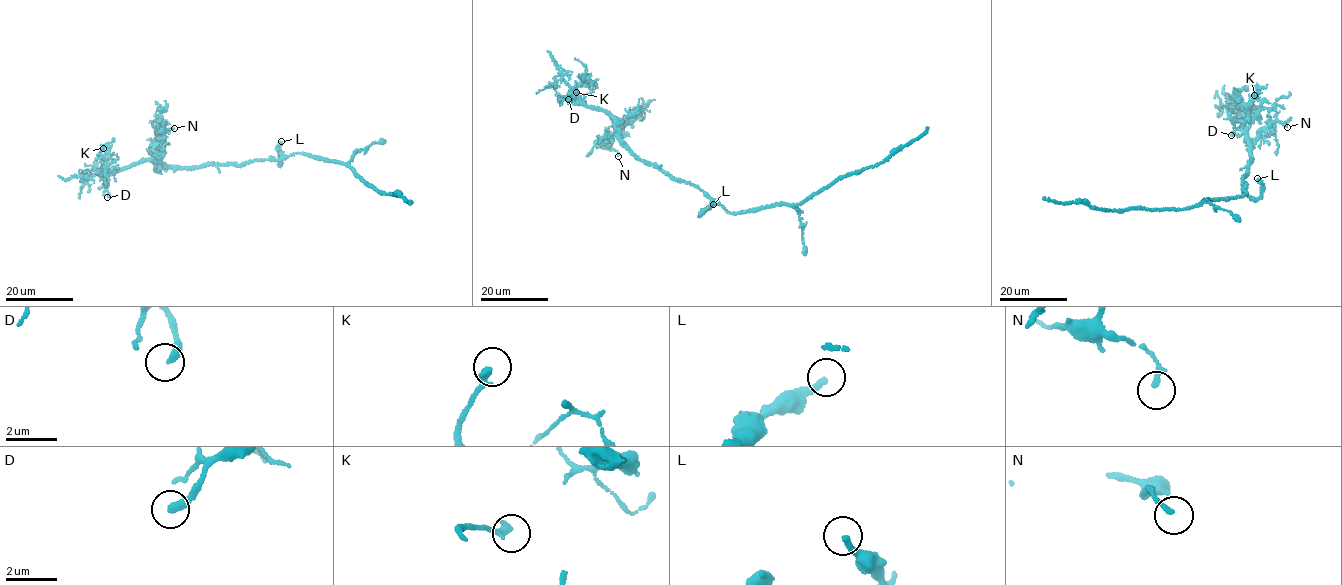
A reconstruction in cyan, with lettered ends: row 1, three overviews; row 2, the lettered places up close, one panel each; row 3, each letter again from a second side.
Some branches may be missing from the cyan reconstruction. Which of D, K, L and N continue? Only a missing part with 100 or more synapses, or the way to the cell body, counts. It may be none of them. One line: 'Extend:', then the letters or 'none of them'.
Extend: none of them

